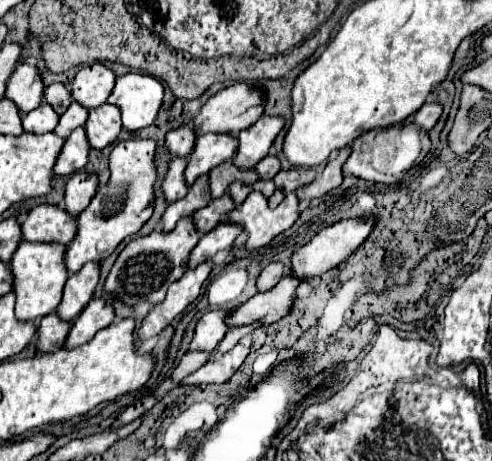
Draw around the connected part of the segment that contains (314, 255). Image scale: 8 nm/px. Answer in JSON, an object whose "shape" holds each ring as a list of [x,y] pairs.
{"shape":[[[341,219],[325,229],[321,229],[307,245],[303,245],[299,251],[293,255],[293,275],[297,277],[313,277],[313,275],[323,275],[329,269],[337,267],[341,261],[345,261],[375,229],[377,219]]]}

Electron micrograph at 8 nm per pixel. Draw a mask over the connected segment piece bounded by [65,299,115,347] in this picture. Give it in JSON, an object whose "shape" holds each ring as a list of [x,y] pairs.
{"shape":[[[91,299],[83,313],[75,319],[65,347],[79,347],[83,343],[89,343],[89,339],[93,339],[97,331],[105,329],[113,317],[113,305],[107,299]]]}

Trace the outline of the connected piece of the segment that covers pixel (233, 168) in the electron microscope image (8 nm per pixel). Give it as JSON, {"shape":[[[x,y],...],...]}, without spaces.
{"shape":[[[233,159],[221,163],[217,169],[213,169],[211,173],[211,197],[221,197],[227,187],[233,183],[233,181],[243,181],[243,183],[253,183],[259,179],[257,171],[255,169],[239,169],[237,165],[233,165]]]}

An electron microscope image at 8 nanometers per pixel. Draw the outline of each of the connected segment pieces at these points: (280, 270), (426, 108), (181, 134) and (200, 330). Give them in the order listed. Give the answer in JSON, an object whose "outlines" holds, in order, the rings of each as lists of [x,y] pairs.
{"outlines":[[[[269,263],[269,265],[261,271],[261,275],[259,275],[259,279],[257,279],[257,289],[259,289],[259,291],[273,289],[285,275],[287,275],[287,269],[285,269],[283,263]]],[[[431,101],[431,103],[425,103],[417,113],[413,113],[409,119],[405,119],[405,123],[417,123],[421,129],[429,131],[433,129],[433,125],[439,121],[443,113],[443,105],[437,103],[437,101]]],[[[187,123],[187,125],[183,125],[183,127],[167,133],[165,145],[169,147],[169,151],[171,151],[173,155],[177,155],[177,157],[187,157],[187,155],[193,151],[193,147],[195,147],[195,139],[197,139],[195,129],[193,129],[191,123]]],[[[209,311],[205,313],[199,323],[197,323],[197,331],[195,337],[191,341],[191,349],[201,349],[201,351],[213,351],[221,339],[225,337],[225,333],[229,331],[229,325],[225,323],[225,319],[231,315],[233,311]]]]}

